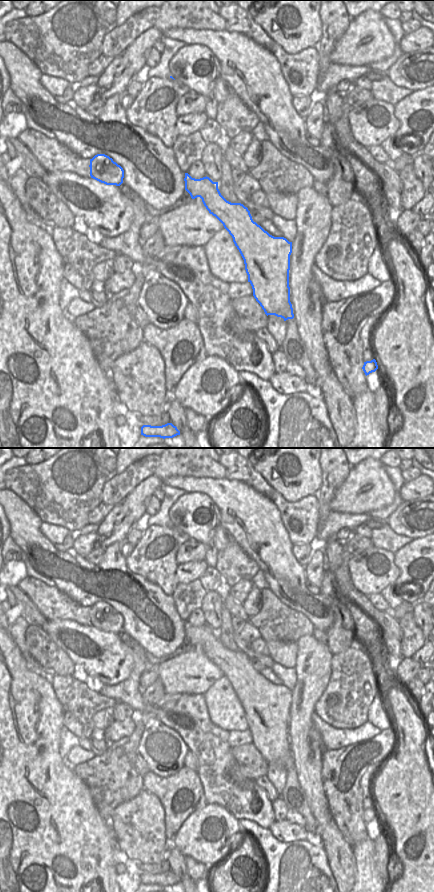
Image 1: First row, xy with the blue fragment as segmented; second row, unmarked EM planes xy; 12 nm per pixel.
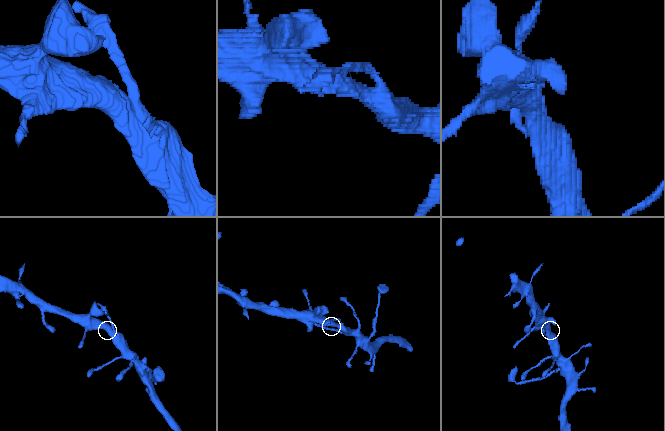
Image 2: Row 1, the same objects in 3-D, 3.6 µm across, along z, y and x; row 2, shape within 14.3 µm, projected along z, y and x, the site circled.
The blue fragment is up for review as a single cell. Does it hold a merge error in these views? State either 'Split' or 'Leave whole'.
Split.

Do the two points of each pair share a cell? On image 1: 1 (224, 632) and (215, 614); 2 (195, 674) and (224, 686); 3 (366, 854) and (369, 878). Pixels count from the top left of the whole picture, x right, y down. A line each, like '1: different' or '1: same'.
1: different
2: different
3: same

